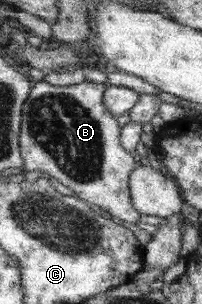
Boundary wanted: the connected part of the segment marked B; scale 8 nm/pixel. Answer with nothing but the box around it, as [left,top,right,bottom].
[22,81,142,226]

